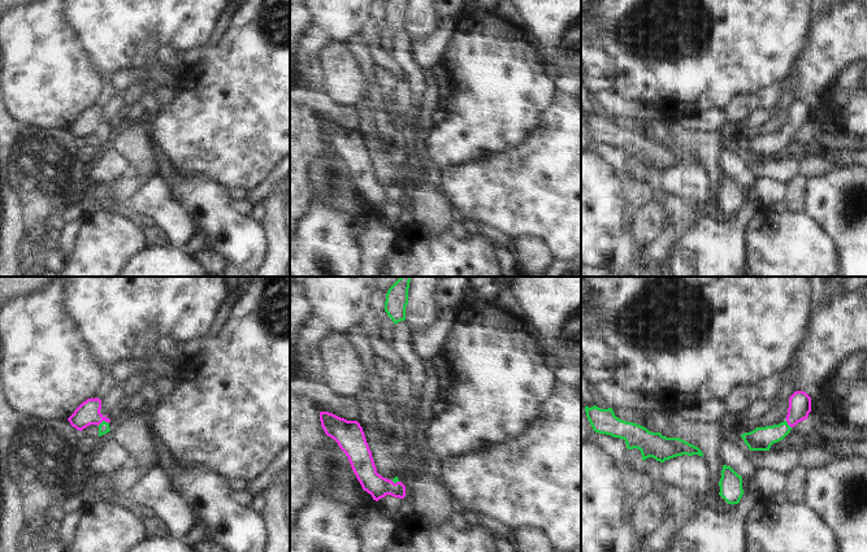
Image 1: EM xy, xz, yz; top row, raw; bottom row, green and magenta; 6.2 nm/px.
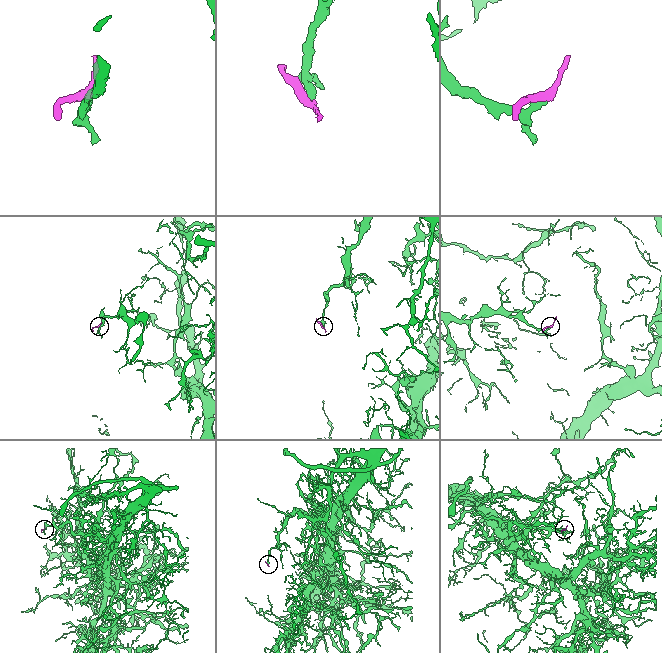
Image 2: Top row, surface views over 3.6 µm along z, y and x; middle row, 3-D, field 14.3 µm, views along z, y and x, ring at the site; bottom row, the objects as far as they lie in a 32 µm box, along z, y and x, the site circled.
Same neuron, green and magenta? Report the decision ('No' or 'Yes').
Yes.

